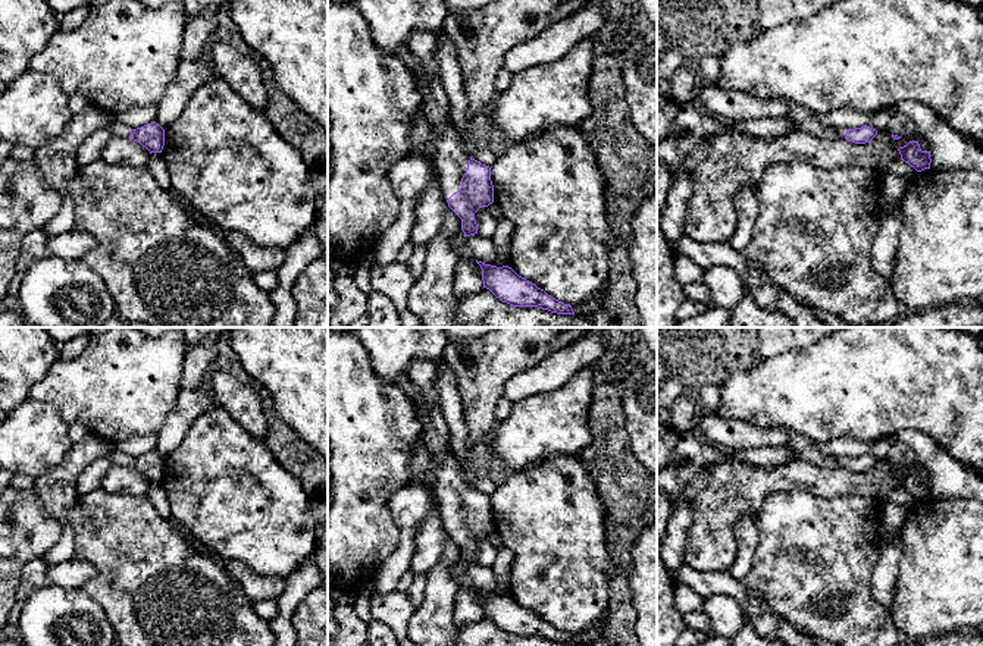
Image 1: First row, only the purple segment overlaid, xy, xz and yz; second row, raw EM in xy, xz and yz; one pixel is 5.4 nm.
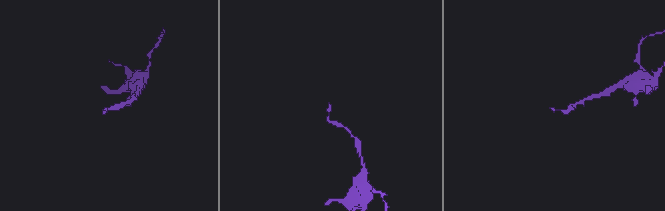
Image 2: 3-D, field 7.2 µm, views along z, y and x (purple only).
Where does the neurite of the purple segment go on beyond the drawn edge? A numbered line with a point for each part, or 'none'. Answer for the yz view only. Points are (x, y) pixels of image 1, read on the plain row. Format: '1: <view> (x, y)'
1: yz (801, 447)

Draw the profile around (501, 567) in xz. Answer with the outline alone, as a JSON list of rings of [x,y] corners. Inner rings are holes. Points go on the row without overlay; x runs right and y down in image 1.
[[[501,545],[497,549],[497,558],[492,564],[492,571],[498,584],[498,595],[508,593],[511,580],[511,565],[514,561],[514,554],[510,548]]]

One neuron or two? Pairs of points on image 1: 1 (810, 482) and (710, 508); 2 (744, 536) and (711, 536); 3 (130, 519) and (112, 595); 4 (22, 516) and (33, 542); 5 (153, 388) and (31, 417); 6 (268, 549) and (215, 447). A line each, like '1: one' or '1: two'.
1: one
2: two
3: one
4: one
5: two
6: one

